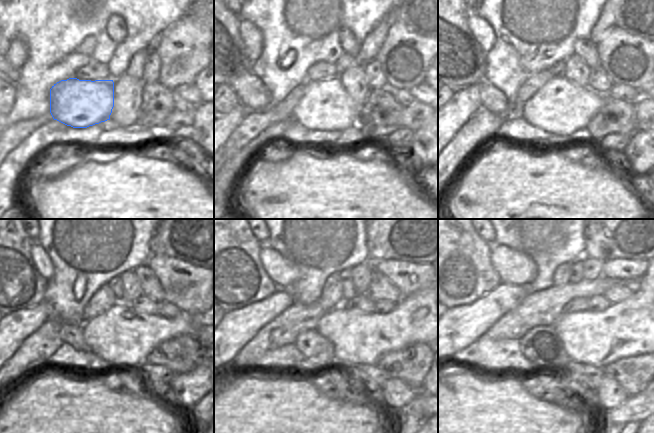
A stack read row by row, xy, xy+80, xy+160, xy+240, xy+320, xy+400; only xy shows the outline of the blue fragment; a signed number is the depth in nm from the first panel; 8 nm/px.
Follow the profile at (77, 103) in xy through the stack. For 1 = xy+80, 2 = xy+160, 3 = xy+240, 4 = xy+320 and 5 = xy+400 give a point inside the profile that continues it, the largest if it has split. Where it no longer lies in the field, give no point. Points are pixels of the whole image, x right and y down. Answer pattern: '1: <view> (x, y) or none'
1: xy+80 (326, 105)
2: xy+160 (562, 107)
3: xy+240 (123, 336)
4: xy+320 (358, 337)
5: xy+400 (634, 326)

